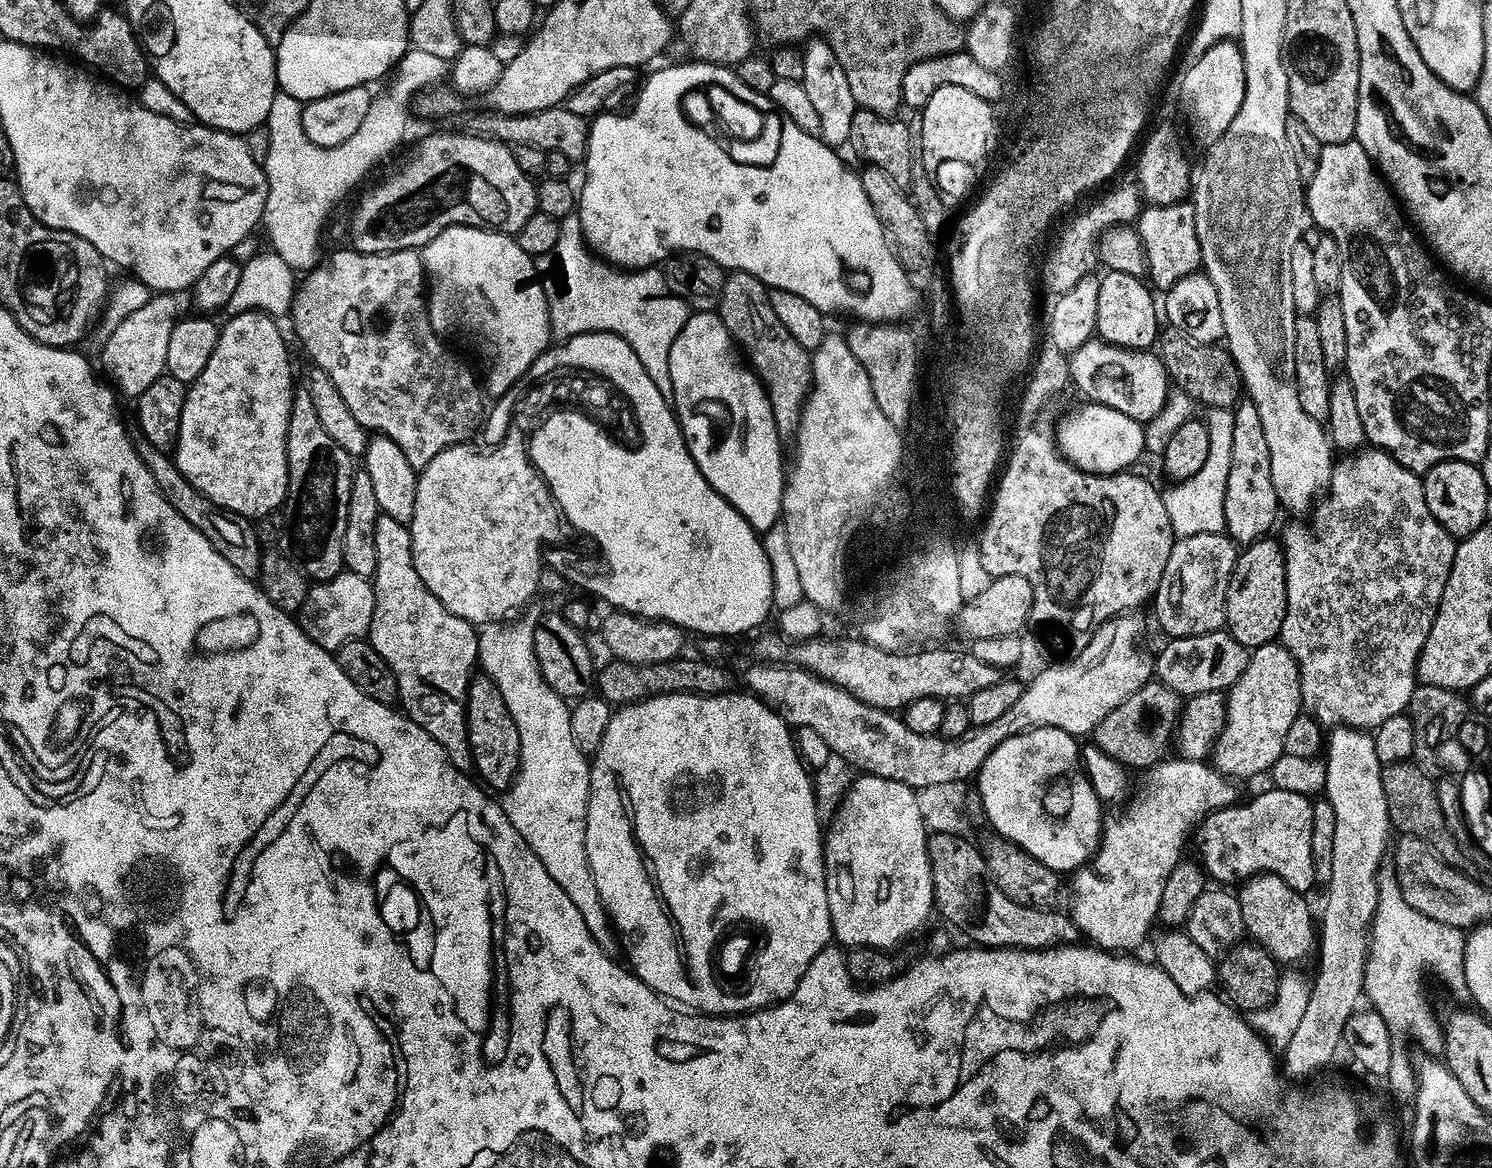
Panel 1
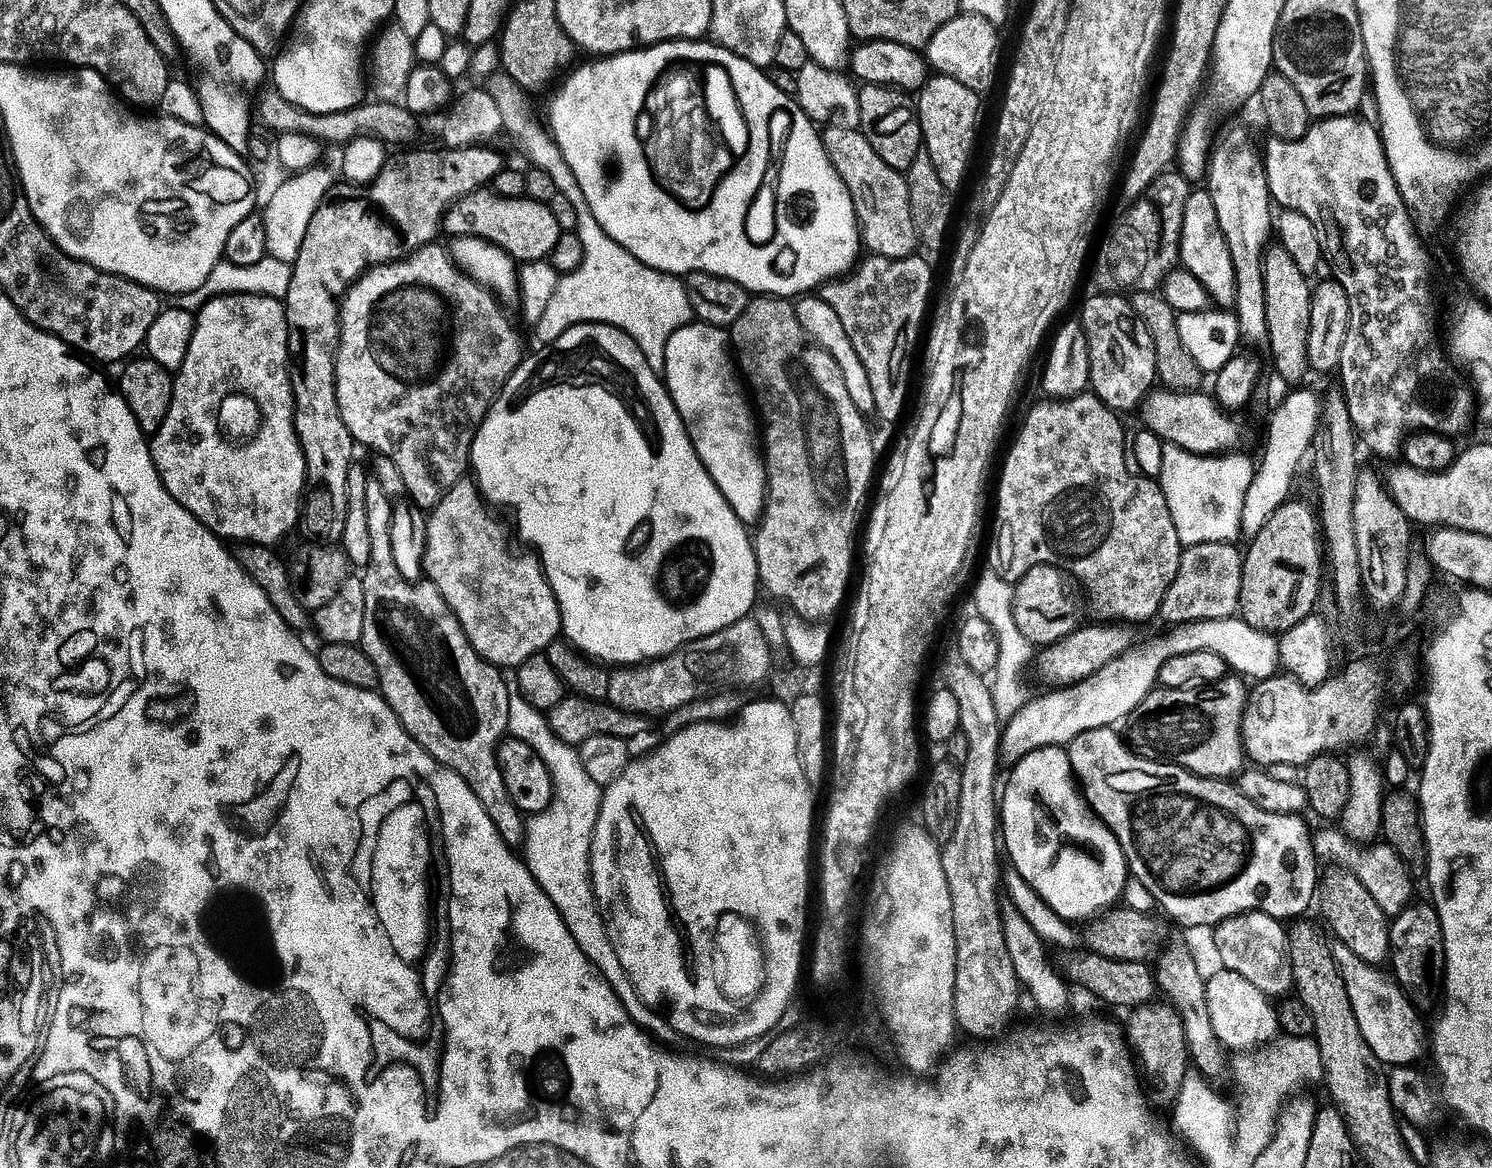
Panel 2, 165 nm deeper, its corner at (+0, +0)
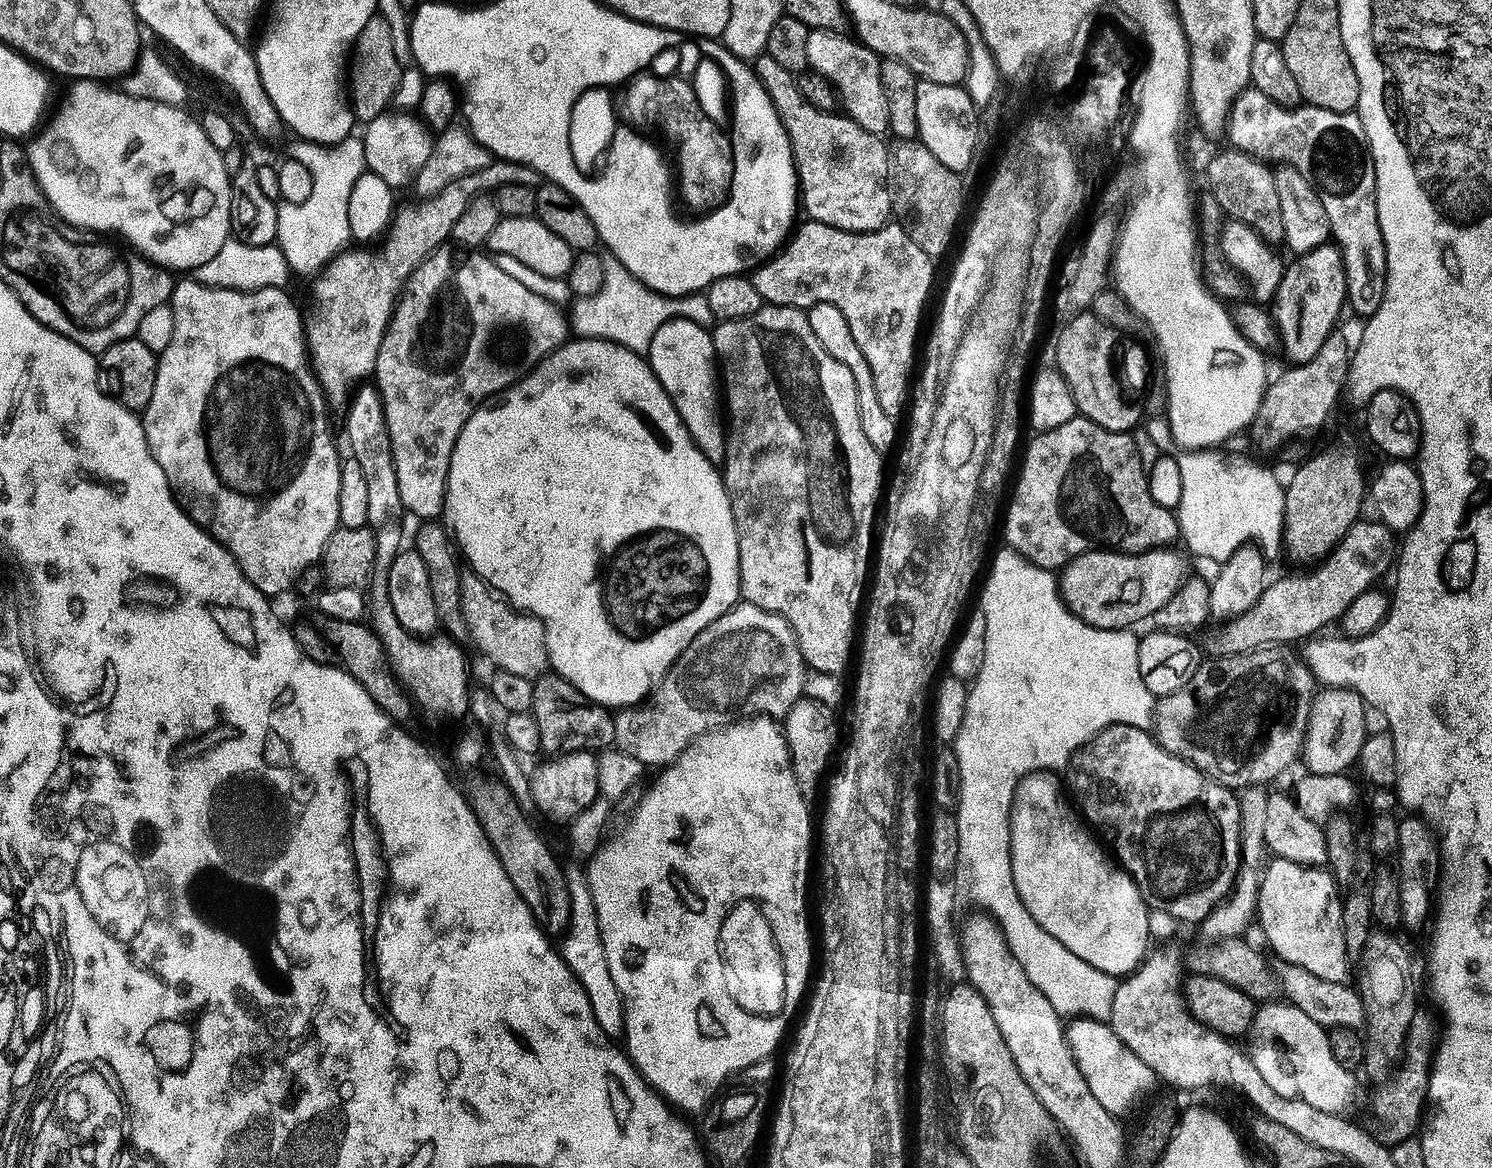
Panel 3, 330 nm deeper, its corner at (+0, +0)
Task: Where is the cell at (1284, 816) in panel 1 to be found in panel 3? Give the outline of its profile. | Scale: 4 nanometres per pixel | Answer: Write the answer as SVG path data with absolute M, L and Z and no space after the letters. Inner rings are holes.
M1116 724L1093 738L1076 755L1071 772L1070 792L1074 800L1076 795L1083 819L1103 837L1120 867L1140 885L1152 912L1170 914L1181 925L1200 926L1232 895L1240 872L1243 828L1241 801L1233 789L1216 784L1193 764L1170 754L1151 731L1125 724Z

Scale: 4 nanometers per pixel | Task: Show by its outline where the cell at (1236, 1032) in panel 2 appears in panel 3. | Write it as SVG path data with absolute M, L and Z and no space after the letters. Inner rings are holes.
M1268 1002L1257 1011L1256 1021L1250 1033L1250 1055L1254 1066L1258 1066L1258 1074L1266 1078L1270 1090L1274 1094L1282 1094L1282 1098L1287 1100L1304 1100L1314 1110L1322 1110L1326 1114L1348 1114L1348 1111L1356 1104L1356 1099L1360 1096L1360 1084L1355 1080L1353 1073L1349 1069L1342 1067L1338 1058L1334 1054L1332 1044L1328 1041L1328 1032L1314 1018L1309 1018L1307 1014L1302 1014L1300 1008L1295 1008L1290 1003Z

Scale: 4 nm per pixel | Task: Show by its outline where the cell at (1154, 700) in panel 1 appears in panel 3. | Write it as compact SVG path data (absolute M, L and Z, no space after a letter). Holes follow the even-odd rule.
M1272 644L1268 648L1259 648L1250 650L1246 654L1234 654L1233 656L1217 656L1215 658L1205 659L1201 664L1198 674L1178 690L1178 694L1161 696L1156 702L1156 719L1154 721L1154 735L1156 741L1166 749L1170 754L1174 754L1179 760L1184 760L1188 764L1193 764L1199 772L1204 772L1216 784L1221 784L1224 788L1233 790L1245 790L1267 786L1271 780L1276 780L1279 776L1284 776L1292 767L1295 766L1296 760L1301 759L1304 750L1304 740L1308 737L1308 723L1312 713L1312 704L1316 701L1318 695L1318 685L1316 677L1308 669L1307 664L1299 655L1296 656L1291 647Z

